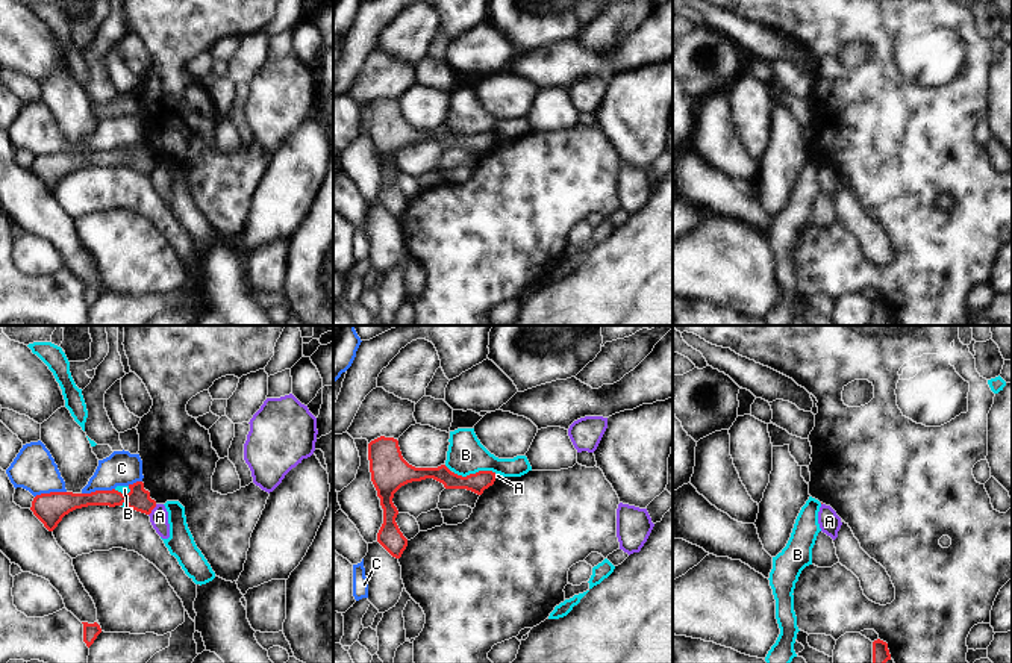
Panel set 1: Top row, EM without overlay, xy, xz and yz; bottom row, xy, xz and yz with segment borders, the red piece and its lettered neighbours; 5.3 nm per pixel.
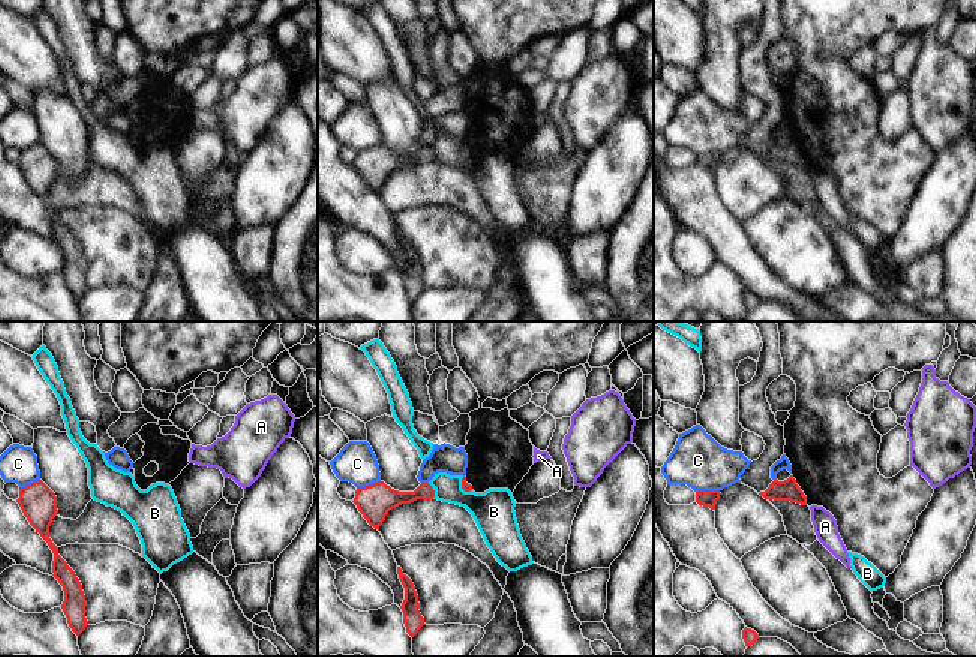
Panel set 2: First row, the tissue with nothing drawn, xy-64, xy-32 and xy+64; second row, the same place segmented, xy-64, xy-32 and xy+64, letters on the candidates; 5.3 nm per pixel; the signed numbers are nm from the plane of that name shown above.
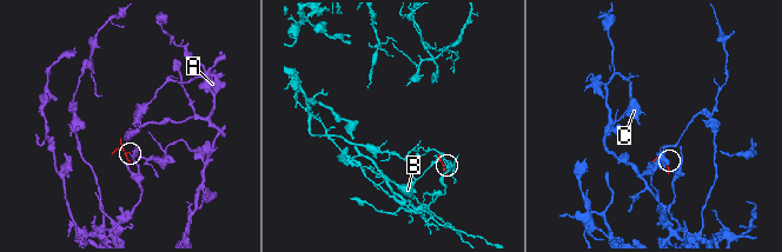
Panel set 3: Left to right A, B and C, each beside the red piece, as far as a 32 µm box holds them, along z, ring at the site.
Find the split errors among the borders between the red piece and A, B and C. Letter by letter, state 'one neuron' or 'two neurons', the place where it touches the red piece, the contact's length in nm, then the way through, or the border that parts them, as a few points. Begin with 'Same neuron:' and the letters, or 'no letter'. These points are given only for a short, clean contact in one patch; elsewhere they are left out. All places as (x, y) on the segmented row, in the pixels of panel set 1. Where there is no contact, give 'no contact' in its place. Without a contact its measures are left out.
Same neuron: no letter
A: two neurons | xy (152, 509) | 80 nm | along xy (156, 504), (149, 515)
B: two neurons | xz (474, 474) | 240 nm
C: two neurons | xy (97, 491) | 180 nm

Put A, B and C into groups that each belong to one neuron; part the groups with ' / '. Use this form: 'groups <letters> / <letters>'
groups A / B / C

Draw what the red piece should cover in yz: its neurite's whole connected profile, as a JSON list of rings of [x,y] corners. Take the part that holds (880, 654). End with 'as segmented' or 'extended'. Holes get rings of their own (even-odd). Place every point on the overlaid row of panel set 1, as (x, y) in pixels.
[[[877,639],[873,642],[873,663],[886,663],[891,660],[888,643]]]; as segmented

